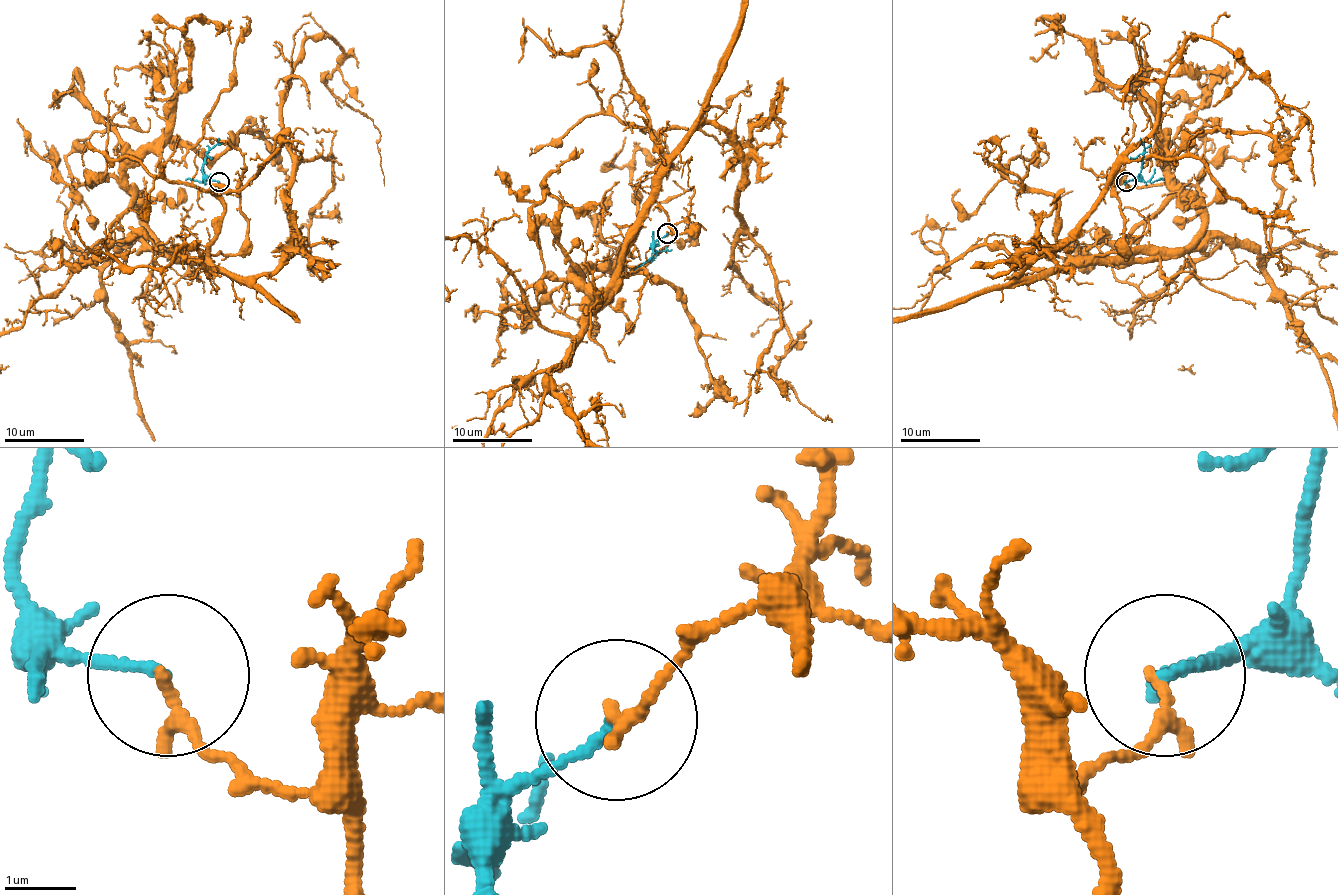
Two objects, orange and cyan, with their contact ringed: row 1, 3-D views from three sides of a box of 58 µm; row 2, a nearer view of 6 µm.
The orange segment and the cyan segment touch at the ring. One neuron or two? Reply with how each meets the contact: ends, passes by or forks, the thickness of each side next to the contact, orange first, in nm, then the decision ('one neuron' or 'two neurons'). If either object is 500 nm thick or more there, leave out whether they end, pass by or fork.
orange passes by; cyan ends there; 140 nm thick on the orange side, 130 nm on the other; two neurons

